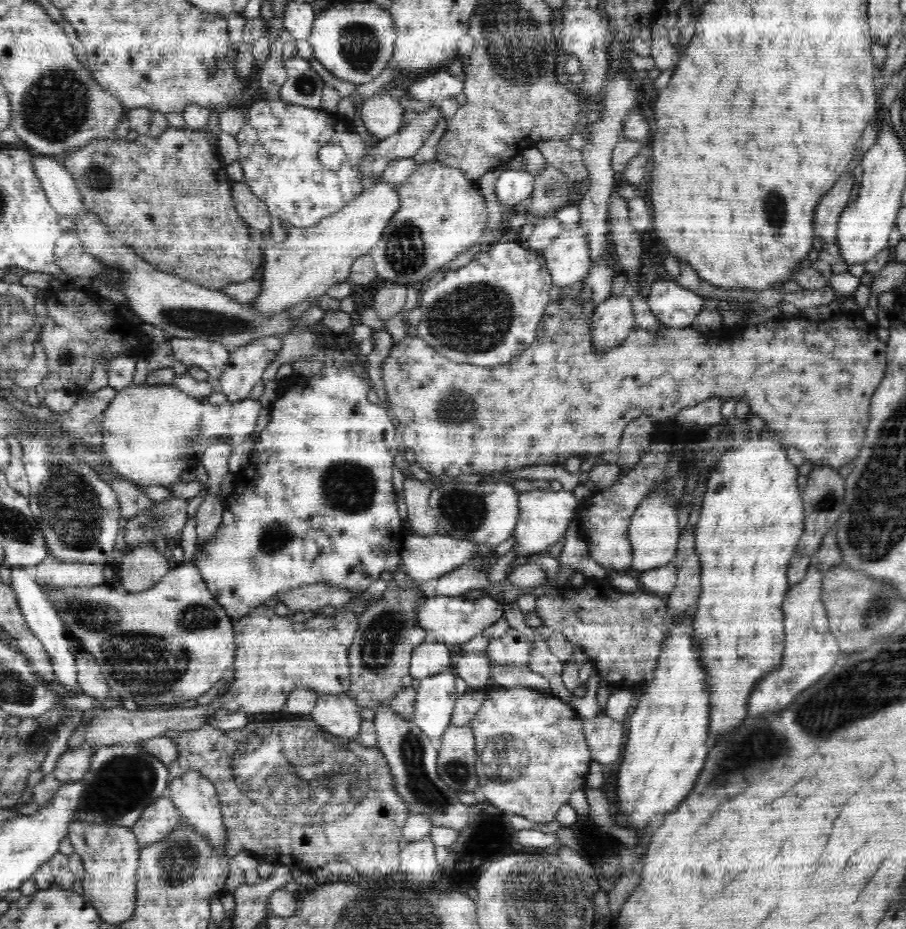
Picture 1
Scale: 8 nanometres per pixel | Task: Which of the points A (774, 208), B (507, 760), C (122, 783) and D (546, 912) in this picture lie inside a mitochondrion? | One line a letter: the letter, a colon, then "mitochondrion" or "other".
A: mitochondrion
B: mitochondrion
C: mitochondrion
D: mitochondrion

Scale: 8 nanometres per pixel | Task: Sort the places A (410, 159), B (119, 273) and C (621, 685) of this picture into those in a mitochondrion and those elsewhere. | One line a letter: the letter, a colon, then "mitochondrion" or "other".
A: other
B: other
C: other

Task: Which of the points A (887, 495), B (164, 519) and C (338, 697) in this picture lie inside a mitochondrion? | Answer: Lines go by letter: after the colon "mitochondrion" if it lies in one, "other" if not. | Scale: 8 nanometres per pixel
A: mitochondrion
B: mitochondrion
C: other

